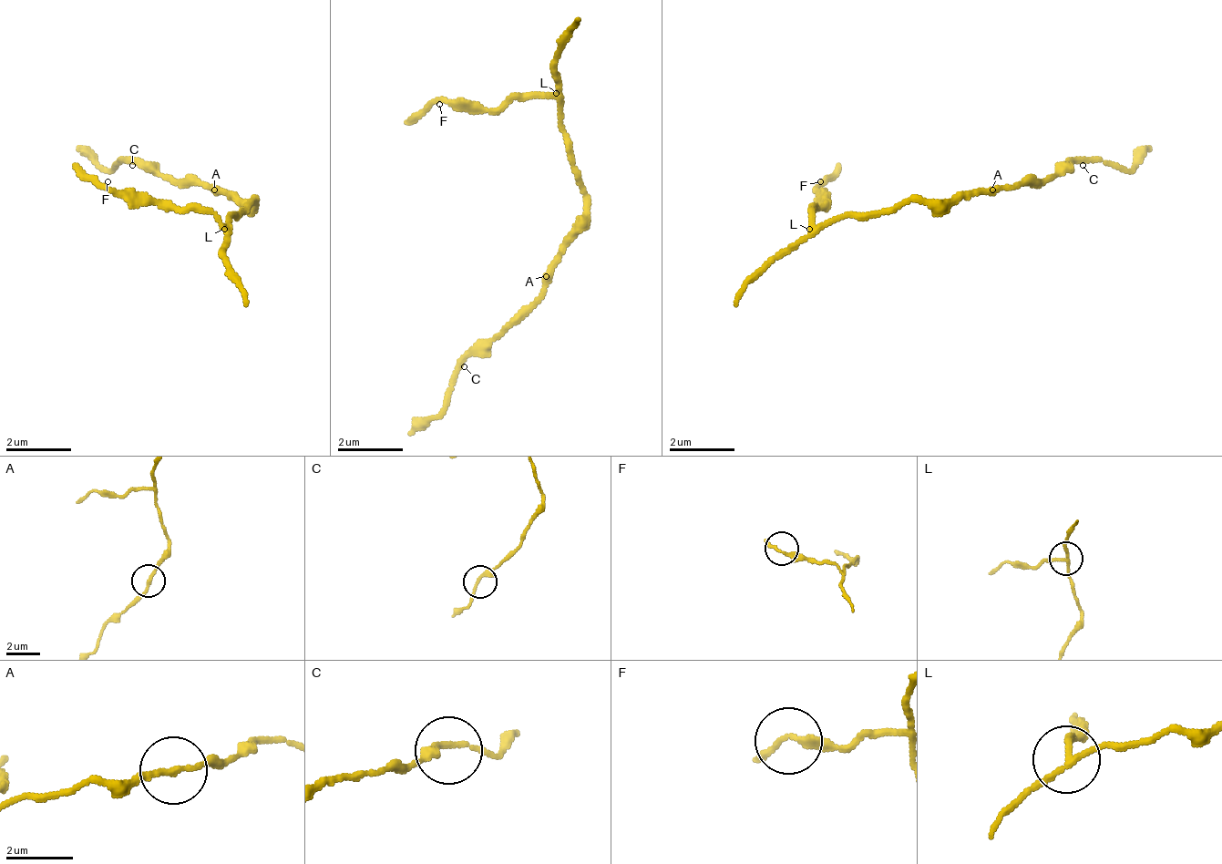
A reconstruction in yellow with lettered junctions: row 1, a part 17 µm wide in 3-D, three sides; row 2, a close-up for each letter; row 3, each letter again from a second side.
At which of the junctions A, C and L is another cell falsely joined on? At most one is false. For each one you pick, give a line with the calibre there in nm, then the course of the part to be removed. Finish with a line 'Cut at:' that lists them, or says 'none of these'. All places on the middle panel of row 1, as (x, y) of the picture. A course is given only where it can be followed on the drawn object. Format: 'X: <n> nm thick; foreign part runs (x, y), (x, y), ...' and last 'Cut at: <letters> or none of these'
L: 160 nm thick; foreign part runs (554, 96), (497, 112), (431, 104), (406, 120)
Cut at: L

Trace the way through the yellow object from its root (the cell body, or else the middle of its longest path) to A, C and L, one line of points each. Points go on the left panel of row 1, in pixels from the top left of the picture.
A: (255, 206), (239, 206), (222, 190), (214, 190)
C: (255, 206), (239, 206), (222, 190), (206, 190), (198, 181), (165, 181), (157, 173), (132, 165)
L: (255, 206), (247, 206), (239, 214), (231, 214), (231, 222), (222, 231)

